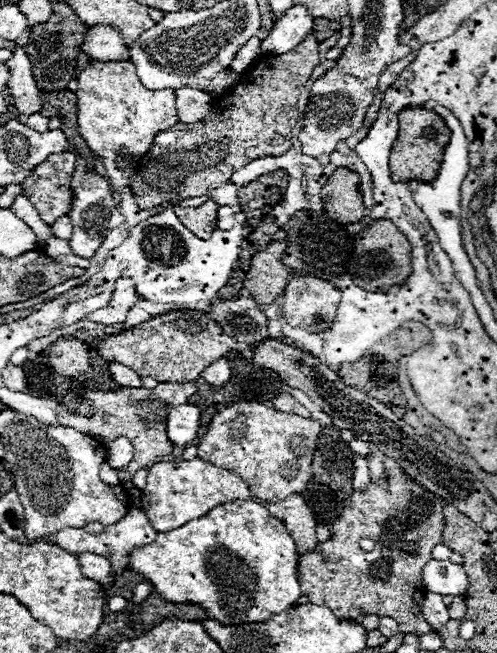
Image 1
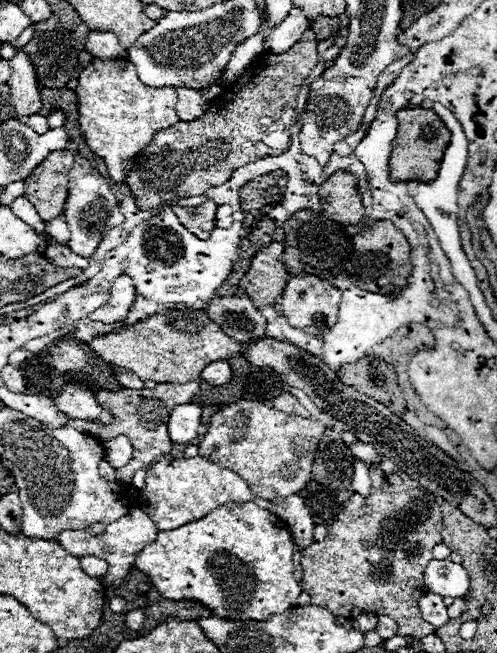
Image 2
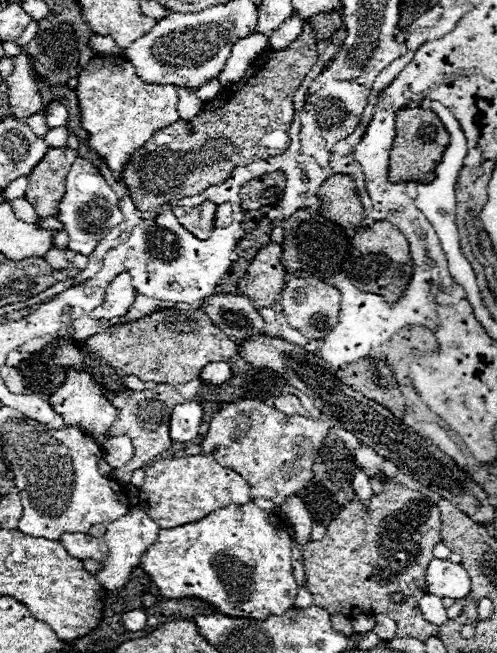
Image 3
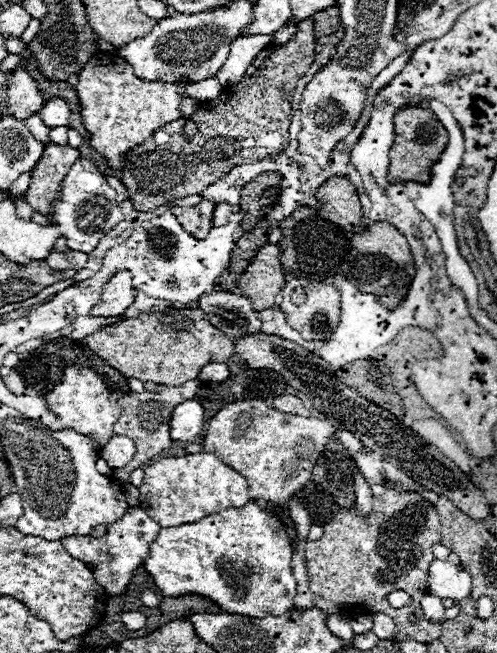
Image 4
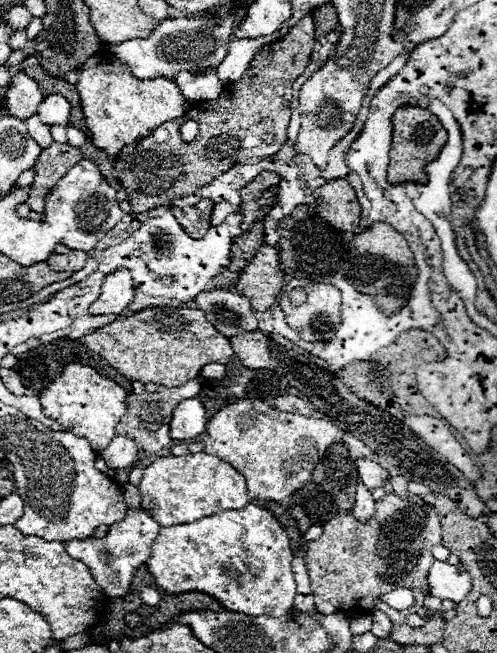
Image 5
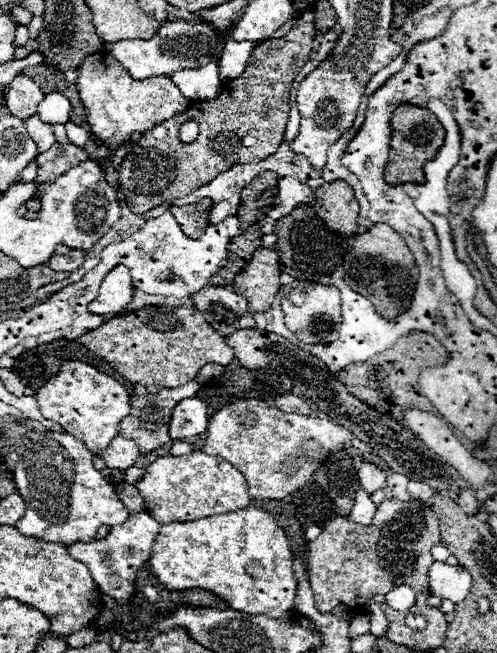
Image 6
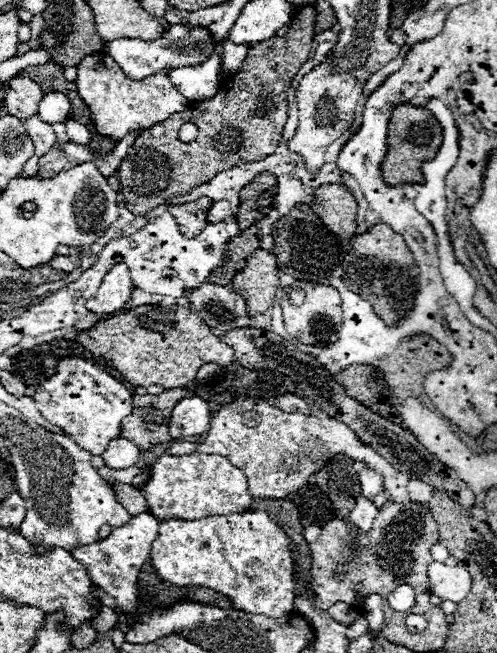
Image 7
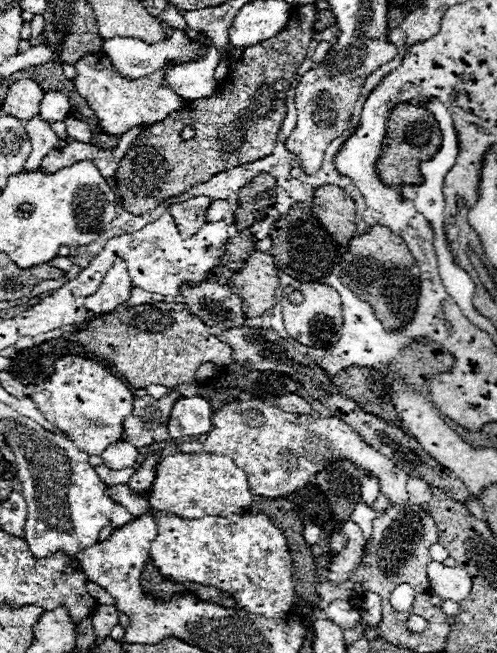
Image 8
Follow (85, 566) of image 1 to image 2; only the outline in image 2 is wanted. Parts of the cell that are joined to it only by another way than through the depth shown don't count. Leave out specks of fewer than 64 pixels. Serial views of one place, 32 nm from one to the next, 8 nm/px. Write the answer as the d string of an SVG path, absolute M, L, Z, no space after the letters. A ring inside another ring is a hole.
M84 556L80 558L80 564L84 566L84 572L92 578L98 578L106 572L106 562L100 560L100 558L94 558L94 556Z

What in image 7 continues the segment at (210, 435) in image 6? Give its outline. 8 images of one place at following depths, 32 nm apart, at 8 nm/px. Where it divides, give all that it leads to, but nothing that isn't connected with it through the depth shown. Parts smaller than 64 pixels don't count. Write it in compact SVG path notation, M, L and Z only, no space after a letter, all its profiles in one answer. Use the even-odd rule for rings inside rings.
M262 399L235 400L220 408L212 416L212 426L206 432L206 442L195 443L192 449L195 452L224 454L226 458L230 458L236 466L240 466L240 470L244 470L250 494L258 498L278 500L288 496L290 492L300 490L308 484L310 476L314 476L328 460L332 460L336 454L344 454L382 474L384 492L388 494L390 502L400 504L410 500L406 490L408 476L396 470L376 450L362 444L346 424L334 418L288 414L266 404Z

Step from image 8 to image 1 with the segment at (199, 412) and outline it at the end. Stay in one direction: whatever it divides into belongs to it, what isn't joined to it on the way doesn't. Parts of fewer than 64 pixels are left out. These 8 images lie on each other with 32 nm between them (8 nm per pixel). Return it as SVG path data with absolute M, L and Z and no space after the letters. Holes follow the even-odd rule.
M194 404L176 406L166 422L168 438L174 446L186 446L198 436L200 428L200 408Z

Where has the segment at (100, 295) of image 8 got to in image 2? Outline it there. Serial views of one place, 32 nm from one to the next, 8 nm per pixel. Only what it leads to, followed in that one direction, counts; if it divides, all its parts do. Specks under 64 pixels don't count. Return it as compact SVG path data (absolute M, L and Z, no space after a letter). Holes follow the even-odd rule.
M122 274L114 280L112 290L110 290L110 298L104 306L100 306L98 310L94 310L92 314L88 314L88 318L92 320L100 320L100 322L122 322L130 310L130 306L136 300L136 290L132 286L132 278Z

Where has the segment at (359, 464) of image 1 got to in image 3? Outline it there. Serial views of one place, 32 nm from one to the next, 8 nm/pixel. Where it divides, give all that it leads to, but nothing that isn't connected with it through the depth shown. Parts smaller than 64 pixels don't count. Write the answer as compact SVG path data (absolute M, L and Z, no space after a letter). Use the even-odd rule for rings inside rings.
M358 468L358 470L356 470L356 474L354 474L352 488L354 488L356 496L360 498L362 506L364 506L364 508L368 508L370 498L372 498L372 490L370 490L370 480L368 480L368 476L366 476L366 474L364 474L360 468Z

